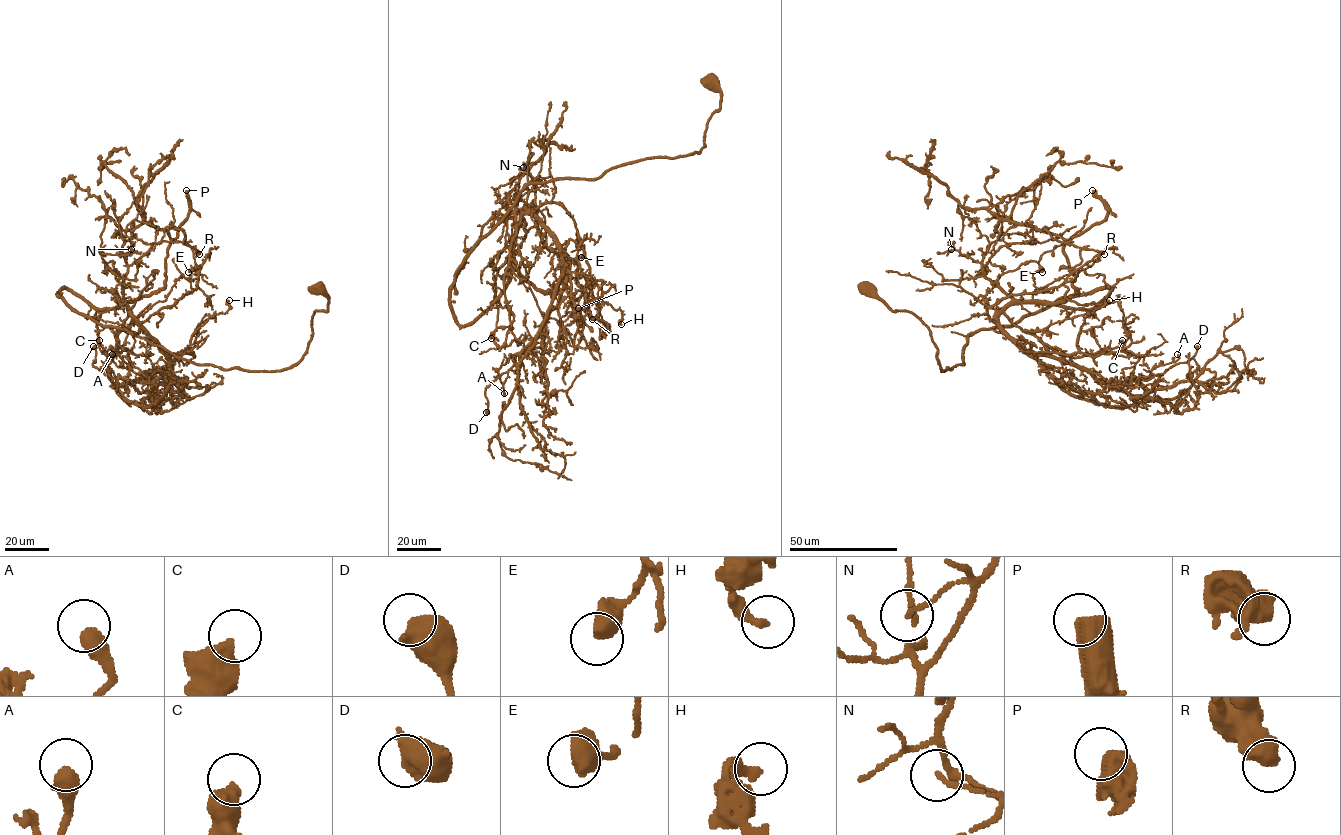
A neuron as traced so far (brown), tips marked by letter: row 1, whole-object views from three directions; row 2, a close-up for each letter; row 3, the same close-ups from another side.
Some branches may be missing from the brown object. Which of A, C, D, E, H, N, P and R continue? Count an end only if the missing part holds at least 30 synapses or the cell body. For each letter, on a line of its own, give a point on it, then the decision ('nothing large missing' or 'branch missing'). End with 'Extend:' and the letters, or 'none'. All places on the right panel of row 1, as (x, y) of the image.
A: (1177, 354) | nothing large missing
C: (1122, 340) | nothing large missing
D: (1197, 346) | nothing large missing
E: (1042, 272) | nothing large missing
H: (1109, 300) | nothing large missing
N: (951, 249) | nothing large missing
P: (1092, 190) | branch missing
R: (1104, 254) | nothing large missing
Extend: P

